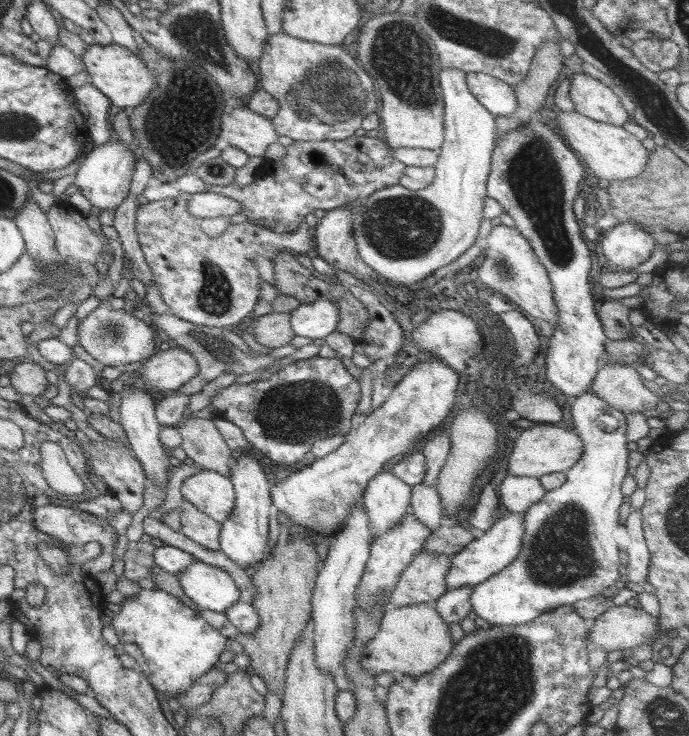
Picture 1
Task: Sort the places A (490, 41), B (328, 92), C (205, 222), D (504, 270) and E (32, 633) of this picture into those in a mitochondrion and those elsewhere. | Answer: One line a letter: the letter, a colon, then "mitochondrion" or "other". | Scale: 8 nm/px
A: mitochondrion
B: mitochondrion
C: other
D: mitochondrion
E: other

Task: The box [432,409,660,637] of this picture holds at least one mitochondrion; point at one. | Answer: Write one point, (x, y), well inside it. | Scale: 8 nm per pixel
(559, 558)

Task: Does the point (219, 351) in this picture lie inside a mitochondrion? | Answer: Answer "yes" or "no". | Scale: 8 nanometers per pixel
yes

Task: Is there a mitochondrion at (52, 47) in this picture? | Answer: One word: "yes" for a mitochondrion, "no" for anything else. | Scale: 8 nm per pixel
no

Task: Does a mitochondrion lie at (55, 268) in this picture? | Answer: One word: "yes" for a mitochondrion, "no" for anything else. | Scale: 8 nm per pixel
yes

